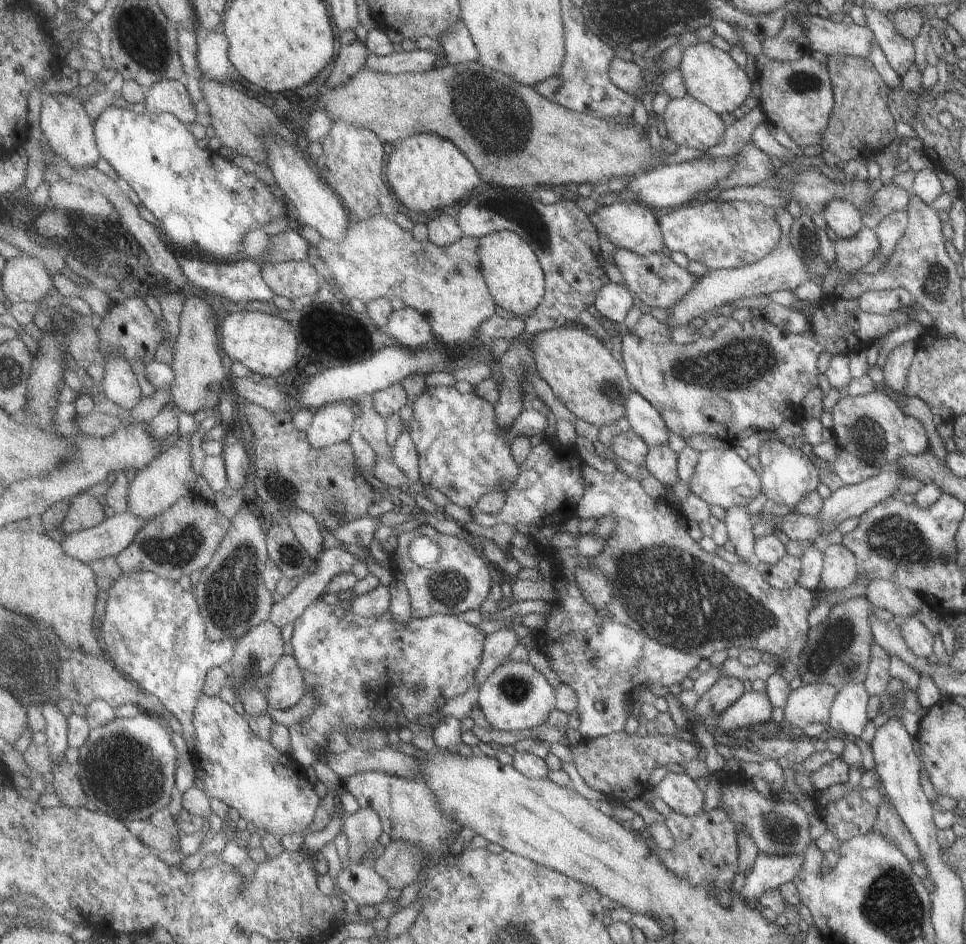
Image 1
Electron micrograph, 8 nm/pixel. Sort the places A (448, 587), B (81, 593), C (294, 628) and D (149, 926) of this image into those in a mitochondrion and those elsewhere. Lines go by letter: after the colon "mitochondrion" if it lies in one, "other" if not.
A: mitochondrion
B: other
C: other
D: other

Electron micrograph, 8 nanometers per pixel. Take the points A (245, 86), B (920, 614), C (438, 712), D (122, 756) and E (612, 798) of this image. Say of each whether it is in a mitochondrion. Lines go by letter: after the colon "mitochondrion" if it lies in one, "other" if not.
A: other
B: other
C: other
D: mitochondrion
E: other

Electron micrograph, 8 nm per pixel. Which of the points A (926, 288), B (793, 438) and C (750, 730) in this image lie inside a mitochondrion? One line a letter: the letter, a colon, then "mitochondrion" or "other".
A: mitochondrion
B: other
C: other

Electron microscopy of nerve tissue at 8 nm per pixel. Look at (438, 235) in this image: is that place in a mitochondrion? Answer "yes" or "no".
no

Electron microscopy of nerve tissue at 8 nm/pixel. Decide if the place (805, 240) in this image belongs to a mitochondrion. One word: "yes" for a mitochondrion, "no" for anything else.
yes

